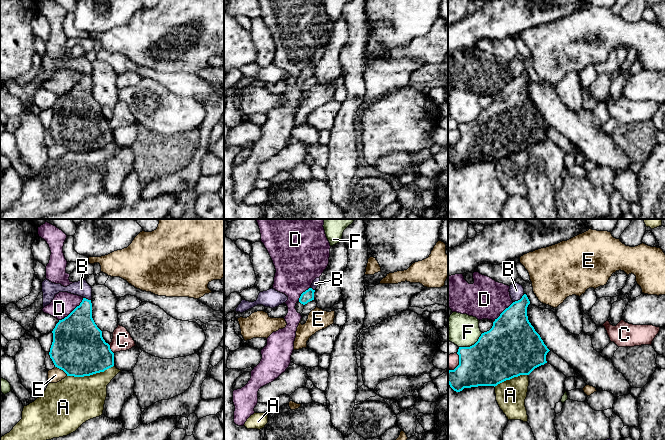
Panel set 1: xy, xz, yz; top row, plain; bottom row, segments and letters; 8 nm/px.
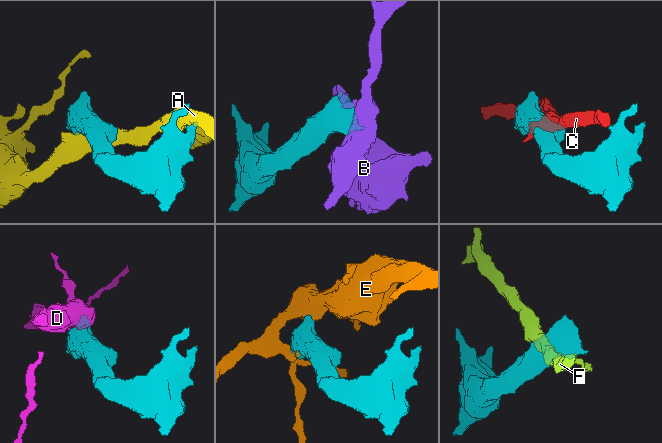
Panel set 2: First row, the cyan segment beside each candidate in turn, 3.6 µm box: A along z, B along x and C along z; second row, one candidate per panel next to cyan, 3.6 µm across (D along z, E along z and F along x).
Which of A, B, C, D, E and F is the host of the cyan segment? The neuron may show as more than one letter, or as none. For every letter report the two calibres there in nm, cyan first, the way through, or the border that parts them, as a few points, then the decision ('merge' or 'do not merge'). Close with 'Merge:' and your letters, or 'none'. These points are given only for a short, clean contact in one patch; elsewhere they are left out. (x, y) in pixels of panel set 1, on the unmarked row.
A: 420/380 nm | do not merge
B: 300/120 nm | along yz (524, 70), (513, 78) | do not merge
C: 420/160 nm | do not merge
D: 400/180 nm | do not merge
E: 420/120 nm | do not merge
F: 420/240 nm | along yz (482, 109), (473, 120), (459, 123) | do not merge
Merge: none

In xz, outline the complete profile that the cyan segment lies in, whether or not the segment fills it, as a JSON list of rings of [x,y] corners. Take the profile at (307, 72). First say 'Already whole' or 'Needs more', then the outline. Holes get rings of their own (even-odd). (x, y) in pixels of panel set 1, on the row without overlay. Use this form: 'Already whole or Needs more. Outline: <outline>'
Needs more. Outline: [[[309,64],[308,66],[306,66],[305,68],[303,68],[299,74],[299,77],[296,79],[296,86],[298,89],[302,89],[303,88],[303,85],[304,85],[304,82],[314,76],[314,68],[315,66],[313,66],[312,64]]]

